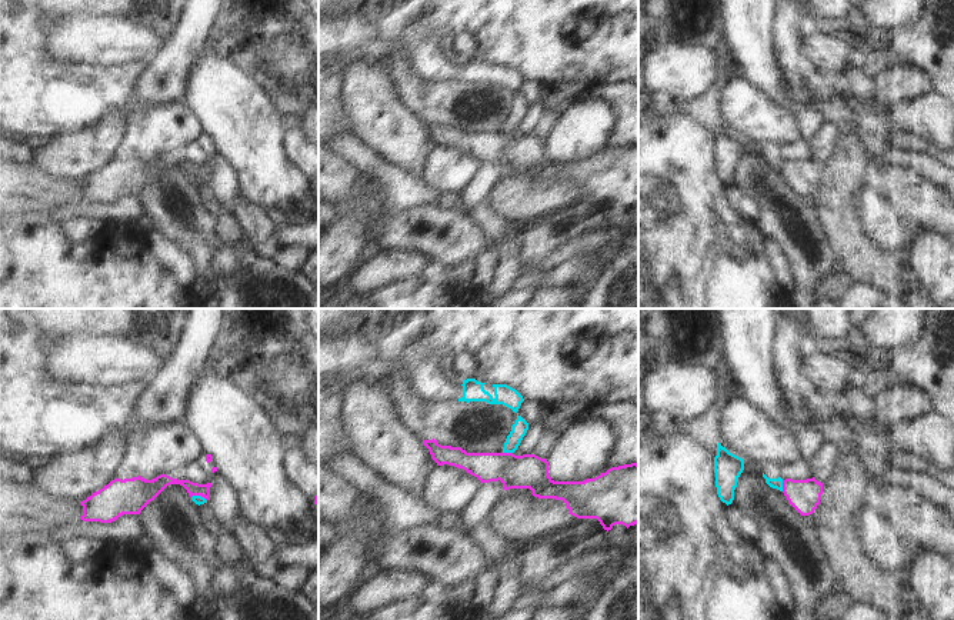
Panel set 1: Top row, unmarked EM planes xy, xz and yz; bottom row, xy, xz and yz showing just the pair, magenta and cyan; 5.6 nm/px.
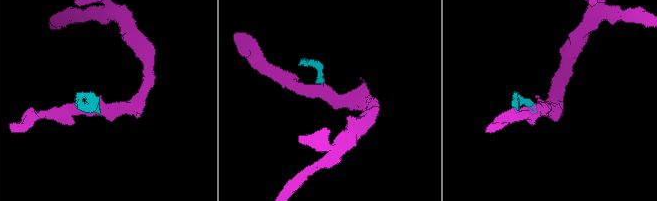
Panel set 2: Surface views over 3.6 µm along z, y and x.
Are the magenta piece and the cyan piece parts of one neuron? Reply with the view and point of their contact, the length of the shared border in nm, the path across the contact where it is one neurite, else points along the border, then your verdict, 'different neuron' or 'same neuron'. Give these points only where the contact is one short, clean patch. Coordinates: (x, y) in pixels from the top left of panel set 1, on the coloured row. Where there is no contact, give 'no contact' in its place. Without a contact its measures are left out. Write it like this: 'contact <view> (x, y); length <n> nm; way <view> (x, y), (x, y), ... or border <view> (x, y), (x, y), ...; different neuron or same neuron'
contact yz (783, 486); length 60 nm; border yz (781, 480), (783, 490); different neuron

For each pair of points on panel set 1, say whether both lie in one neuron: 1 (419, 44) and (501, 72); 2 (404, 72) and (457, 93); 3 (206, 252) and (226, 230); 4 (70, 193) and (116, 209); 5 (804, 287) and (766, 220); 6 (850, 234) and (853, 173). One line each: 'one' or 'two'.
1: one
2: one
3: two
4: two
5: one
6: one

